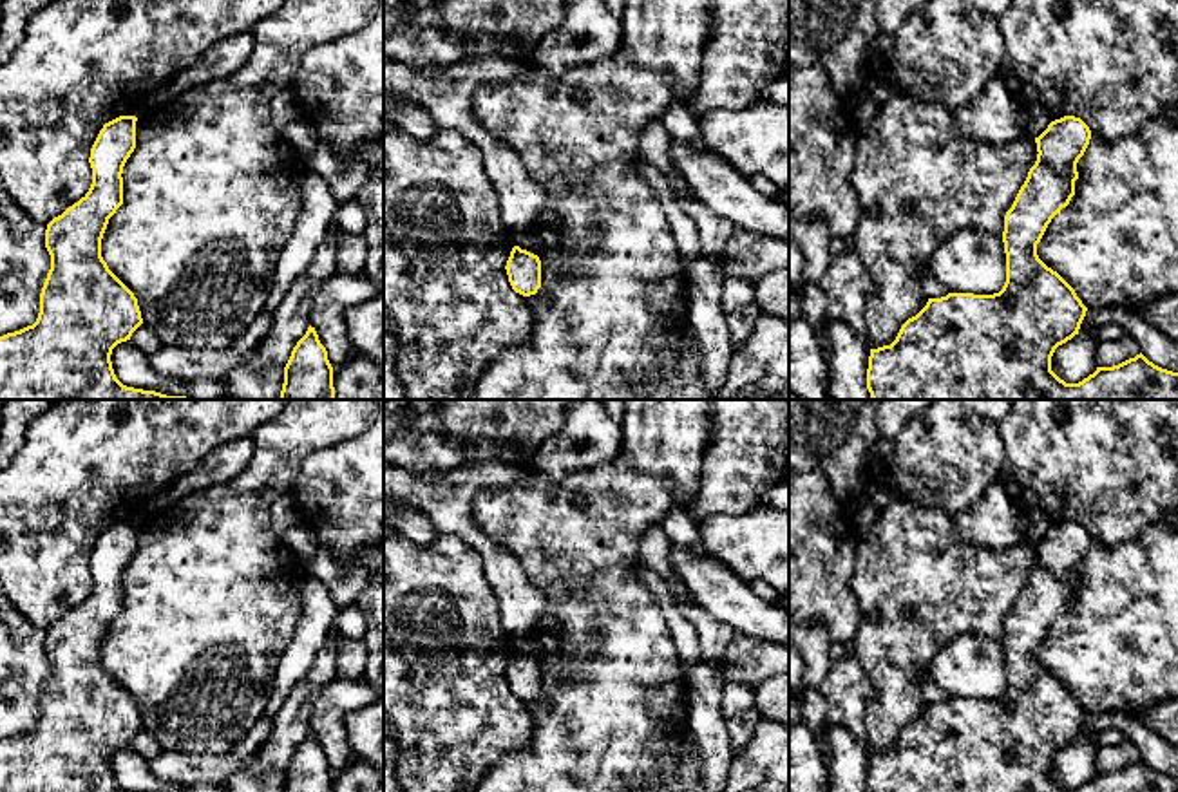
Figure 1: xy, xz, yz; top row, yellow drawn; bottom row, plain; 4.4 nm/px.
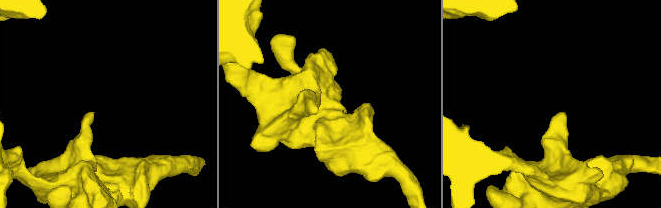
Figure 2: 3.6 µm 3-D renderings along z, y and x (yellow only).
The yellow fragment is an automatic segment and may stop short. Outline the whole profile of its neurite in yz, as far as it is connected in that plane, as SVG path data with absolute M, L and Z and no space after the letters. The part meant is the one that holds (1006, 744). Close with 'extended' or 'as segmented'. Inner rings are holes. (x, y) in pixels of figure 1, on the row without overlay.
M1075 521L1051 526L1035 542L1037 566L1004 620L1006 687L1002 694L993 700L948 698L941 703L928 703L926 711L901 731L890 750L870 754L867 792L1178 792L1178 778L1154 770L1142 758L1113 772L1097 772L1093 779L1078 788L1066 788L1051 776L1055 754L1078 740L1088 712L1075 694L1039 664L1037 649L1051 624L1075 600L1077 568L1089 544L1089 532Z; as segmented

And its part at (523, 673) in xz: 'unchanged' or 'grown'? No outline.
unchanged

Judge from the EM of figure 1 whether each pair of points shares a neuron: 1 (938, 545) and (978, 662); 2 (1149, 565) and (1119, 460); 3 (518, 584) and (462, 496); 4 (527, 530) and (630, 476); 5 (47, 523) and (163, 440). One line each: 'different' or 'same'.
1: different
2: different
3: same
4: same
5: same

